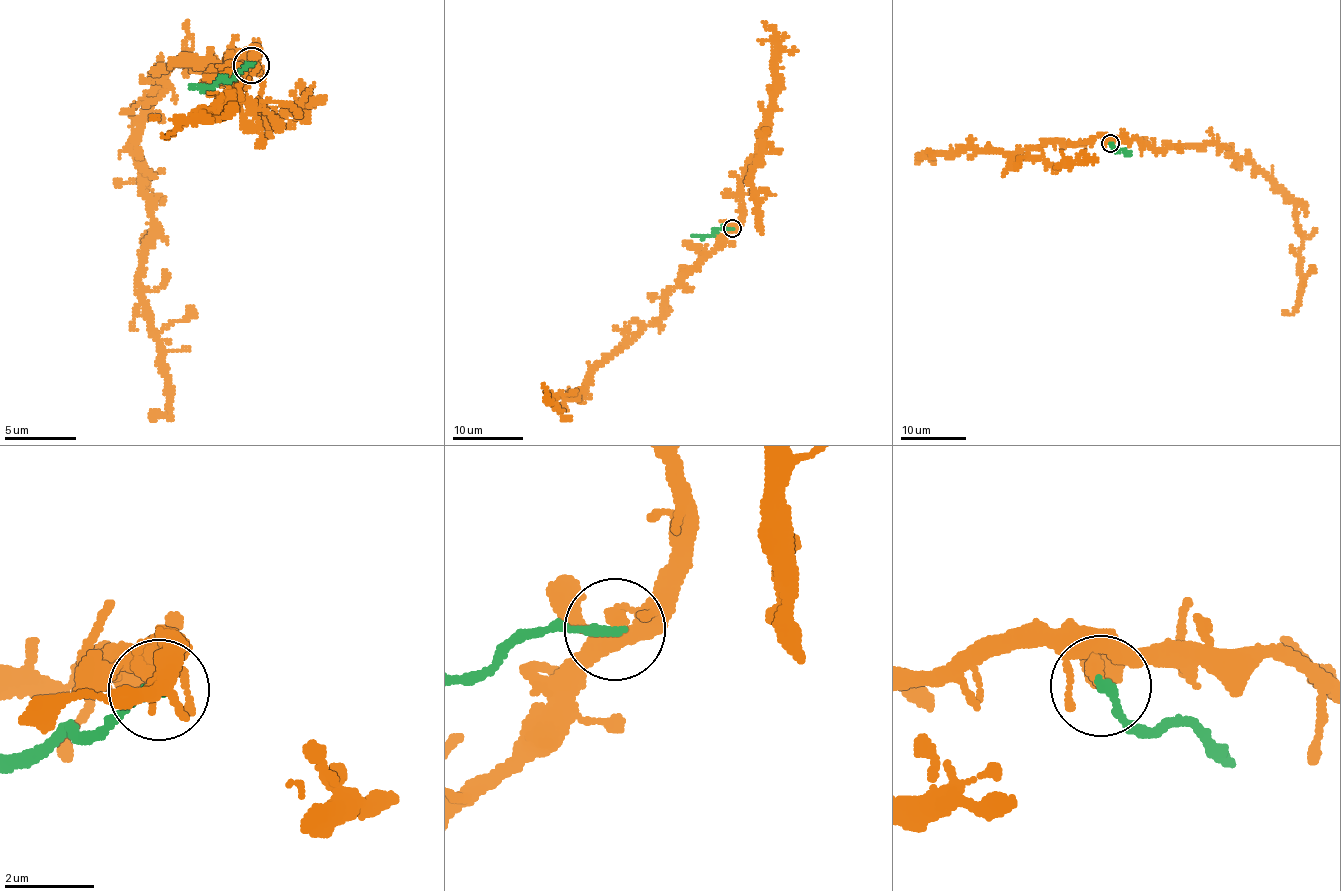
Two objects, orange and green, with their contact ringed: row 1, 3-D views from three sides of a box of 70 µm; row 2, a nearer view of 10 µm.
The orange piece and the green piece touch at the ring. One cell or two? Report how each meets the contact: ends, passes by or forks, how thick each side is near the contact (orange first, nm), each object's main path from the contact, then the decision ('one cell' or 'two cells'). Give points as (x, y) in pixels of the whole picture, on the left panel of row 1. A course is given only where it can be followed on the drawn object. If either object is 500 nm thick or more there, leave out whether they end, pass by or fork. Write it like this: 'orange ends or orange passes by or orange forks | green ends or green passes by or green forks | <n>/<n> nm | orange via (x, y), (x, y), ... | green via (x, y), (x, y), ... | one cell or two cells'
orange ends | green ends | 280/200 nm | orange via (252, 66), (228, 55), (214, 74), (178, 58), (137, 147), (152, 230), (140, 304), (170, 416), (149, 414) | green via (252, 66), (217, 82), (189, 88) | two cells

